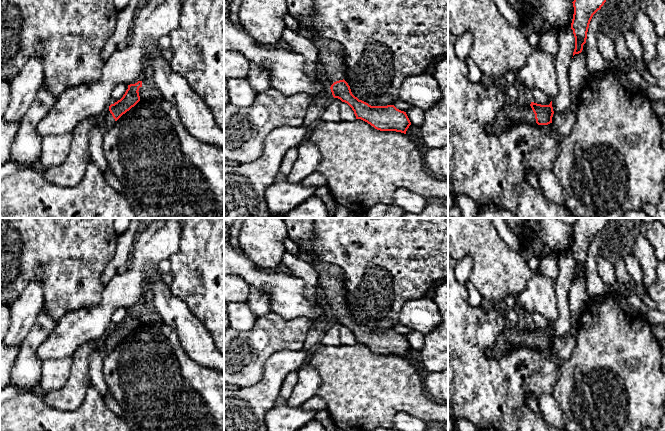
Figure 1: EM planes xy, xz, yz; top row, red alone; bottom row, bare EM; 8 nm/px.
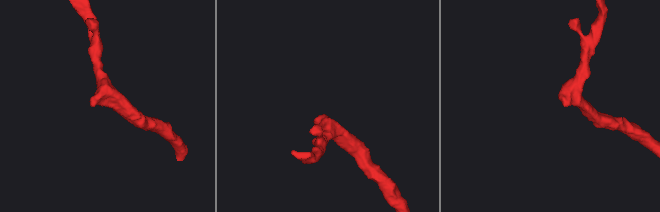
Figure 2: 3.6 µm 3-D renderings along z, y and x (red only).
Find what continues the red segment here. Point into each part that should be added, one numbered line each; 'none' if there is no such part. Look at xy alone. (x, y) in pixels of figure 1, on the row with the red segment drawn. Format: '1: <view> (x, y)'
1: xy (108, 121)

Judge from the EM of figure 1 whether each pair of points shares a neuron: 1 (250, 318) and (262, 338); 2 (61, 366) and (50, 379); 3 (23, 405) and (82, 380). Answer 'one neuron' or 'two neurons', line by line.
1: two neurons
2: one neuron
3: two neurons

